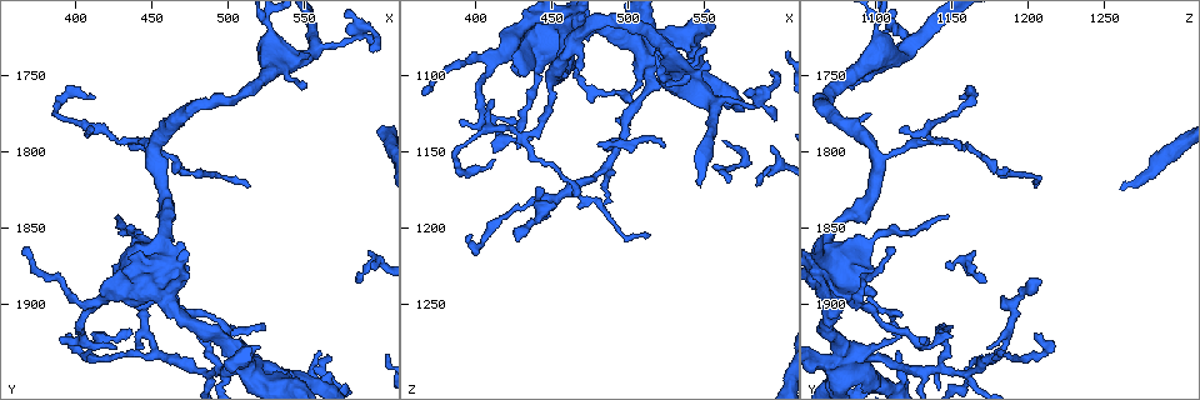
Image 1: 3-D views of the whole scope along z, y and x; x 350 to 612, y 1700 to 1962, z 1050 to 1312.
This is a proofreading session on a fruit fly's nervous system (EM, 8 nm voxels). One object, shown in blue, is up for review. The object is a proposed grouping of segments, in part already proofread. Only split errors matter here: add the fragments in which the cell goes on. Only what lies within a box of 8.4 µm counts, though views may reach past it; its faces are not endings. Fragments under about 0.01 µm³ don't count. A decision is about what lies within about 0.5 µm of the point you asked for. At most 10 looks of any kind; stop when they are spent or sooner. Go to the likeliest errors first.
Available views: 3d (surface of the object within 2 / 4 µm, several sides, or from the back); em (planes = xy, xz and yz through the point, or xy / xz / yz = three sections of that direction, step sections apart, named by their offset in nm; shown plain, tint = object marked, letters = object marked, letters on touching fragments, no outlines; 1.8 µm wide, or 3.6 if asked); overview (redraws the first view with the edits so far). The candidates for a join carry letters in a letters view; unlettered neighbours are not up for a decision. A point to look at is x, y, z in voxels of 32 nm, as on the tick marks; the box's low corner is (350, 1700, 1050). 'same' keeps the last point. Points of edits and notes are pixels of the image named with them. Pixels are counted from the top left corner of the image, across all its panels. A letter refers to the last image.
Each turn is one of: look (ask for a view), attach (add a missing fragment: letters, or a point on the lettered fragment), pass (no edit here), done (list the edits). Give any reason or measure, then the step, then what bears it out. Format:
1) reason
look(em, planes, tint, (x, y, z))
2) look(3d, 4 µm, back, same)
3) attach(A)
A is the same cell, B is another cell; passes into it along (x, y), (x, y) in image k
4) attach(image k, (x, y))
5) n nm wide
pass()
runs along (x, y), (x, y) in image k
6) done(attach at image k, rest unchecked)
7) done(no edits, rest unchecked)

sharp bend
look(3d, 2 µm, back, (510, 1932, 1084))

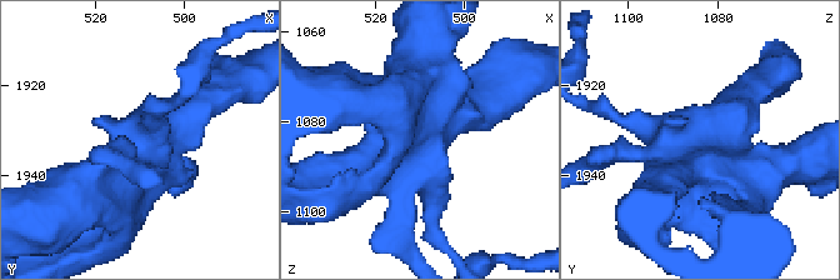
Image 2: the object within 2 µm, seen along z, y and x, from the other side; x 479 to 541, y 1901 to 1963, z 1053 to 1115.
look(em, xy, step 8, letters, (508, 1933, 1082))

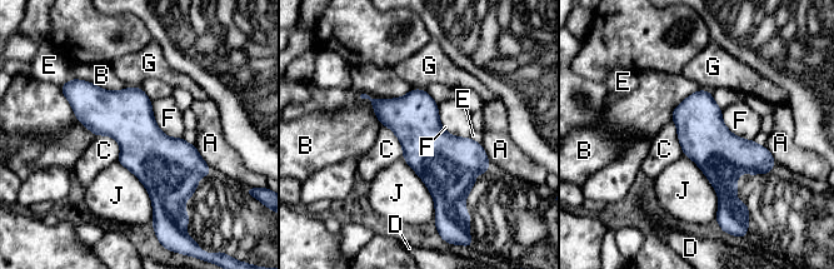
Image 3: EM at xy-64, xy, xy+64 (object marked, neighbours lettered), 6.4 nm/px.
J touches over 480 nm
pass()
A, B, C, D, E, F, G and J are other cells; border along (95, 135), (118, 143), (118, 160) in image 3; no lettered fragment goes on from it

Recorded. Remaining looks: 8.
thin neck
look(em, planes, letters, (494, 1942, 1142))

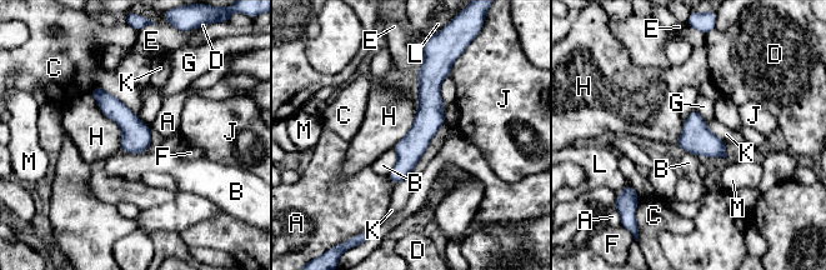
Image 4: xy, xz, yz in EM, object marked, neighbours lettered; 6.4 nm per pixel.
pass()
A, B, C, D, E, F, G, H, J, K, L and M are other cells; border along (89, 94), (120, 128), (120, 149) in image 4; no lettered fragment goes on from it

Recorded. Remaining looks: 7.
sharp bend
look(3d, 4 µm, back, (430, 1794, 1142))

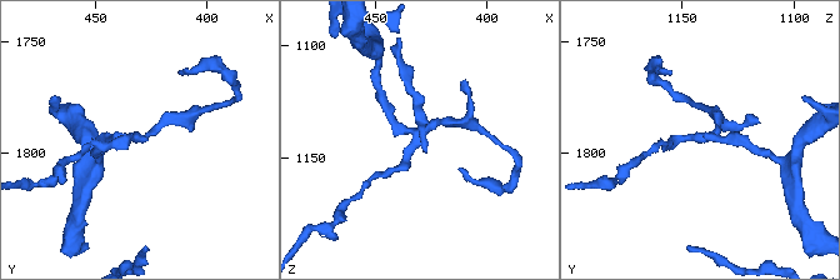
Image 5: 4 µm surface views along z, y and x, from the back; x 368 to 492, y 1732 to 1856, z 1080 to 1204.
3 arms; shape alone is not enough
look(em, xy, step 4, letters, (432, 1793, 1141))

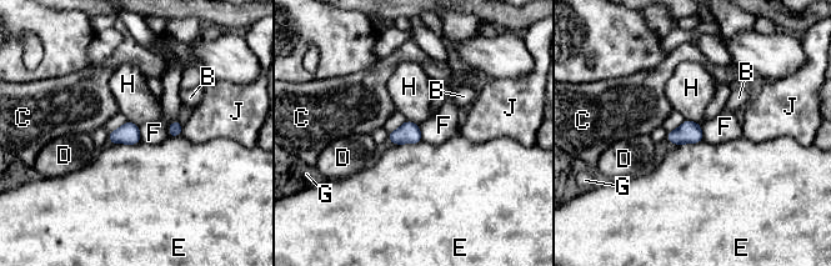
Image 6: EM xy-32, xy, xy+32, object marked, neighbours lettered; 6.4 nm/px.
pass()
B, C, D, E, F, G, H and J are other cells; border along (176, 118), (169, 125), (168, 136) in image 6; none of them fits

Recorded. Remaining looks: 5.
an open end
look(3d, 2 µm, (426, 1886, 1206))

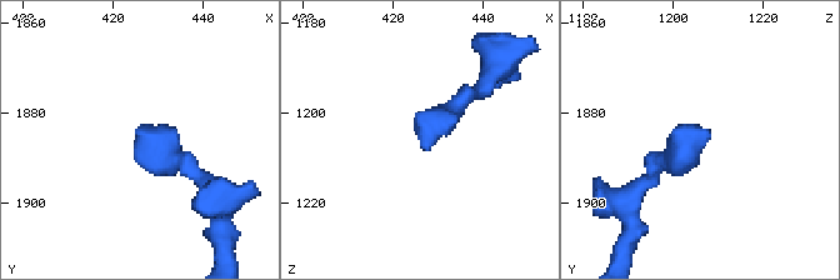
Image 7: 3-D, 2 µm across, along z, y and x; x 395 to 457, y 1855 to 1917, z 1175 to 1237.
shape alone is not enough
look(em, xy, step 8, tint, (427, 1884, 1208))

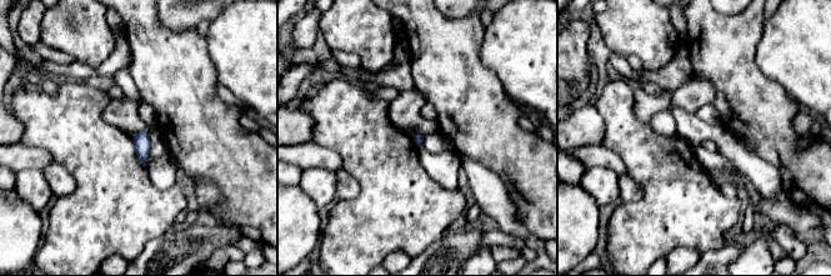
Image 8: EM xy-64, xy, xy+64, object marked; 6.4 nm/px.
cut it another way
look(em, planes, letters, same)

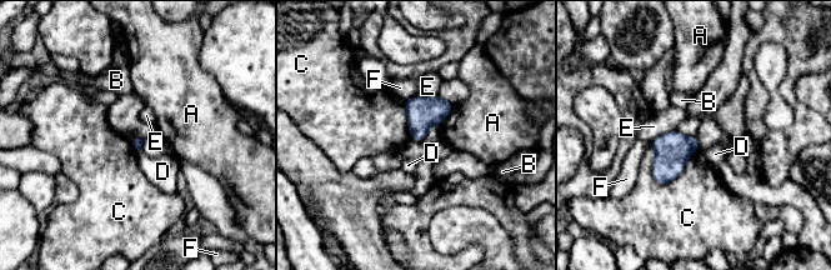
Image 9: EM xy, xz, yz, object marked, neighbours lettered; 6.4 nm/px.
C touches over 340 nm
pass()
A, B, C, D, E and F are other cells; border along (696, 149), (679, 175), (654, 180) in image 9; no lettered fragment goes on from it

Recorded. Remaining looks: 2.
done(no edits, rest unchecked)

